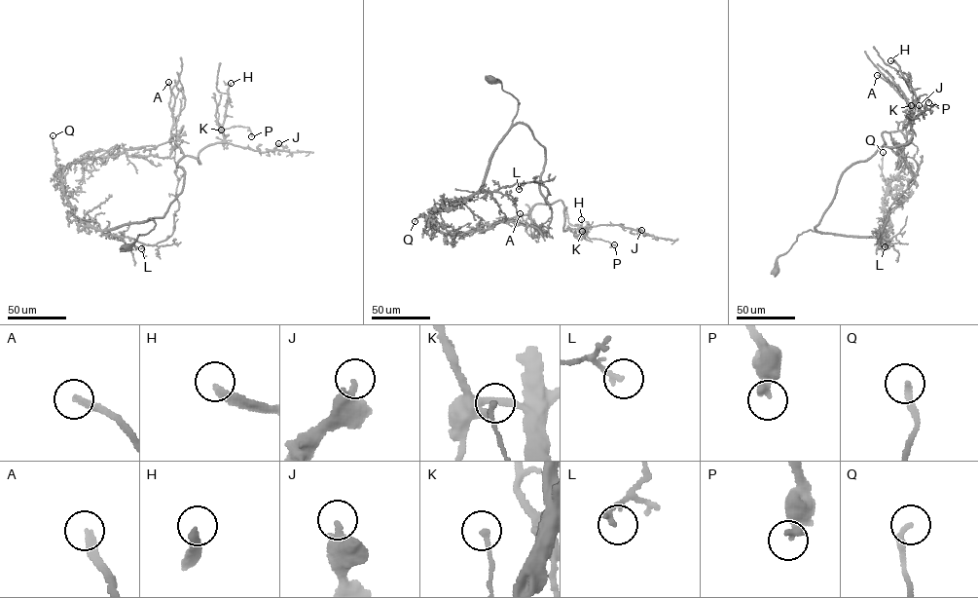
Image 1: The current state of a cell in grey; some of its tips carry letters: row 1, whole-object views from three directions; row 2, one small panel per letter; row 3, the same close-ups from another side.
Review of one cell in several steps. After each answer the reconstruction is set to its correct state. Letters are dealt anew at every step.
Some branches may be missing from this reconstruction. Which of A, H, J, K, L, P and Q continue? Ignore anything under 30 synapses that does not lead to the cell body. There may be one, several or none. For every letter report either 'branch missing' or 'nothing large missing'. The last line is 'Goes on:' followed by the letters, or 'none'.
A: branch missing
H: branch missing
J: nothing large missing
K: nothing large missing
L: nothing large missing
P: nothing large missing
Q: nothing large missing
Goes on: A, H

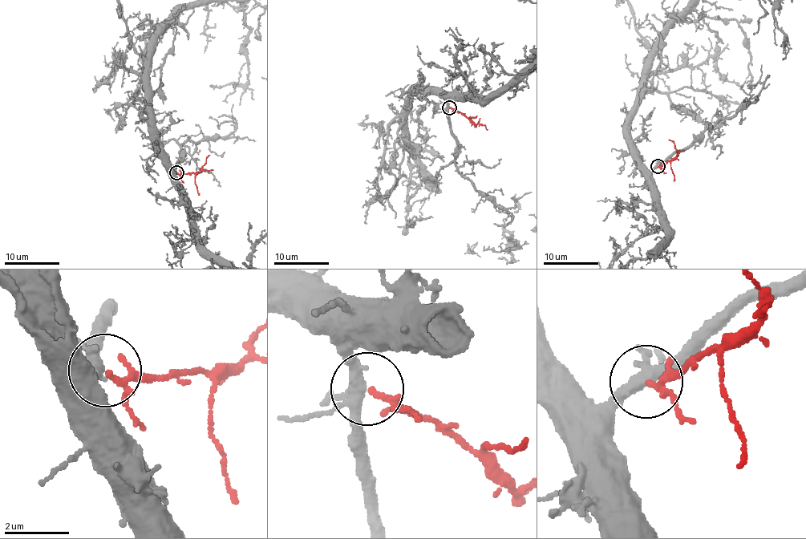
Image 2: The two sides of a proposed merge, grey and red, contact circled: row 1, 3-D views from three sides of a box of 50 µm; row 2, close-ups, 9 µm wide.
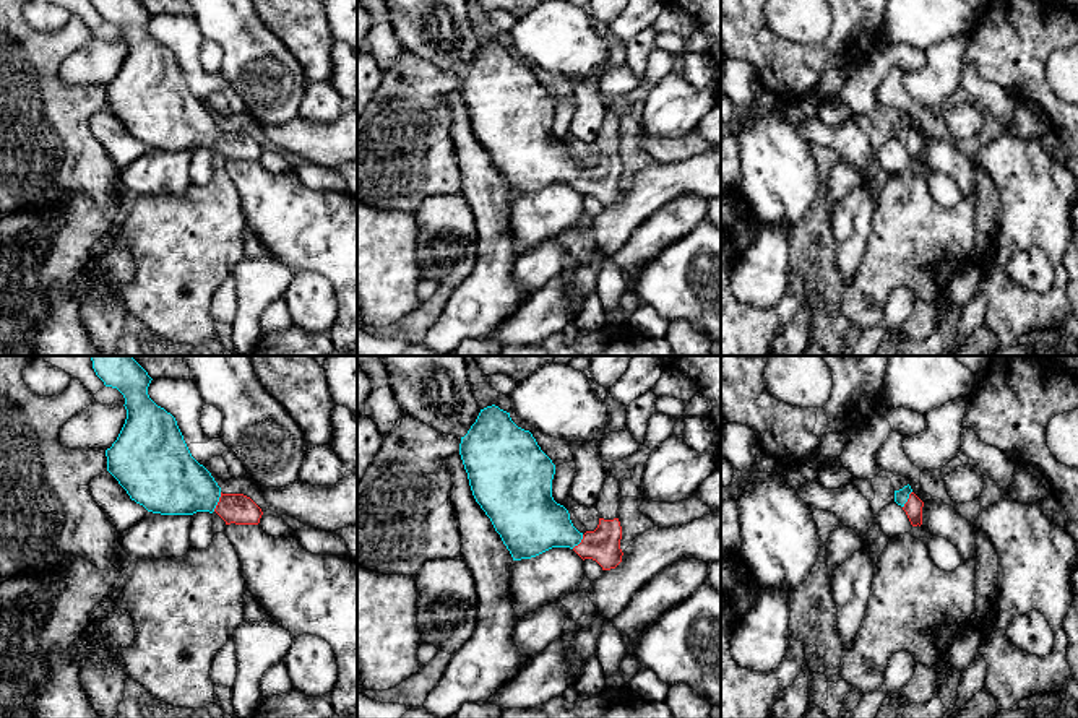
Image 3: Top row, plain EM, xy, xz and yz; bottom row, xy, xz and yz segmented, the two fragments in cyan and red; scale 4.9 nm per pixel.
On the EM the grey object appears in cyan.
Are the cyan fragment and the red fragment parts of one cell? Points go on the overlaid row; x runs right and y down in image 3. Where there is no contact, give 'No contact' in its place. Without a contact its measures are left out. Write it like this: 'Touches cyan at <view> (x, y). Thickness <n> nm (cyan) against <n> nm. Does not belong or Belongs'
Touches cyan at xy (216, 502). Thickness 320 nm (cyan) against 150 nm. Belongs

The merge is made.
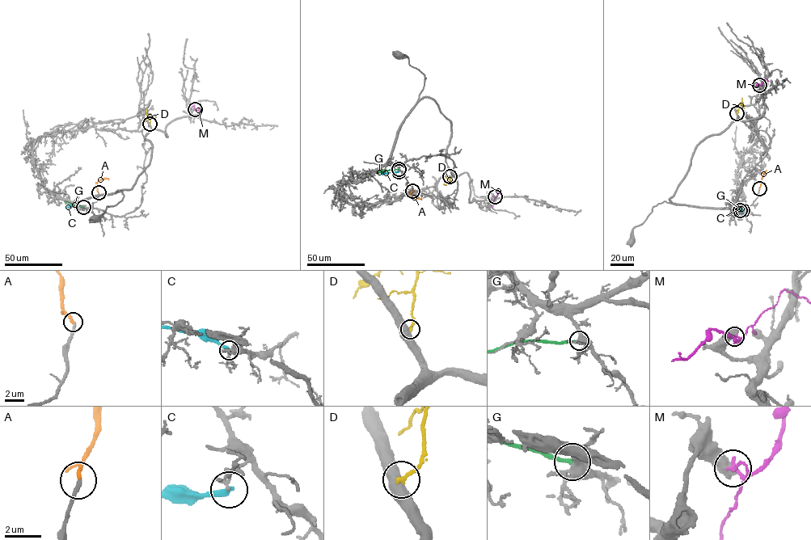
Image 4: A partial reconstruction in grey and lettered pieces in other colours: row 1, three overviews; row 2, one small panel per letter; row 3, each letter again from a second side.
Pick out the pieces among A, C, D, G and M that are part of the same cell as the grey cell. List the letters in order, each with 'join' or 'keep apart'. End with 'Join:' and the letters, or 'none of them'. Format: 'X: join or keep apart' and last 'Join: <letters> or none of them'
A: join
C: keep apart
D: keep apart
G: keep apart
M: keep apart
Join: A

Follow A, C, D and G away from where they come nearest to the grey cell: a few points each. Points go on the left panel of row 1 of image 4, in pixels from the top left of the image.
A: (98, 192), (96, 183), (103, 178), (108, 179)
C: (83, 208), (72, 205), (66, 208)
D: (149, 124), (147, 108)
G: (84, 207), (65, 201)

